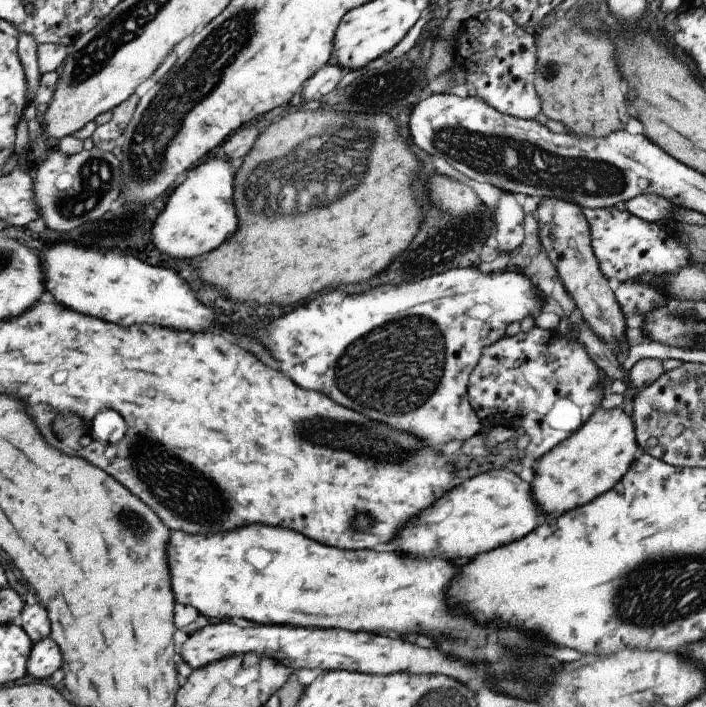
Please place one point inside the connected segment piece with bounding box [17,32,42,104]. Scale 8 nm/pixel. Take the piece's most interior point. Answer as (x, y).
(27, 47)

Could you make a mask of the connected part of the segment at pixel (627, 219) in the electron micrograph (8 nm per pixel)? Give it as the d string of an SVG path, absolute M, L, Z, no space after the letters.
M616 206L600 209L582 209L591 234L591 247L599 260L599 269L608 279L616 278L623 283L638 279L646 273L658 277L674 274L689 264L689 252L673 232L664 230L656 223L642 220L628 210L620 211Z

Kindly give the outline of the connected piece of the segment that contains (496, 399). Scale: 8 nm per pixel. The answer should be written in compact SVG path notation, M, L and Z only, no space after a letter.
M535 326L528 332L520 331L514 336L505 334L499 341L485 346L478 364L470 374L467 393L473 411L484 428L500 424L524 428L525 434L530 436L530 444L525 448L526 457L520 461L526 468L533 468L543 454L574 434L594 414L596 408L601 406L604 396L601 384L604 377L604 372L577 340L577 333L573 328L565 338L557 330L544 330Z

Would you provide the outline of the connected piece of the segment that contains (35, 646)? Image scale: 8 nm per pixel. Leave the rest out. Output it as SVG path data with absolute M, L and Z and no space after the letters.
M46 638L32 644L26 670L33 678L44 680L52 676L60 668L60 664L62 664L60 648L56 646L54 640Z

